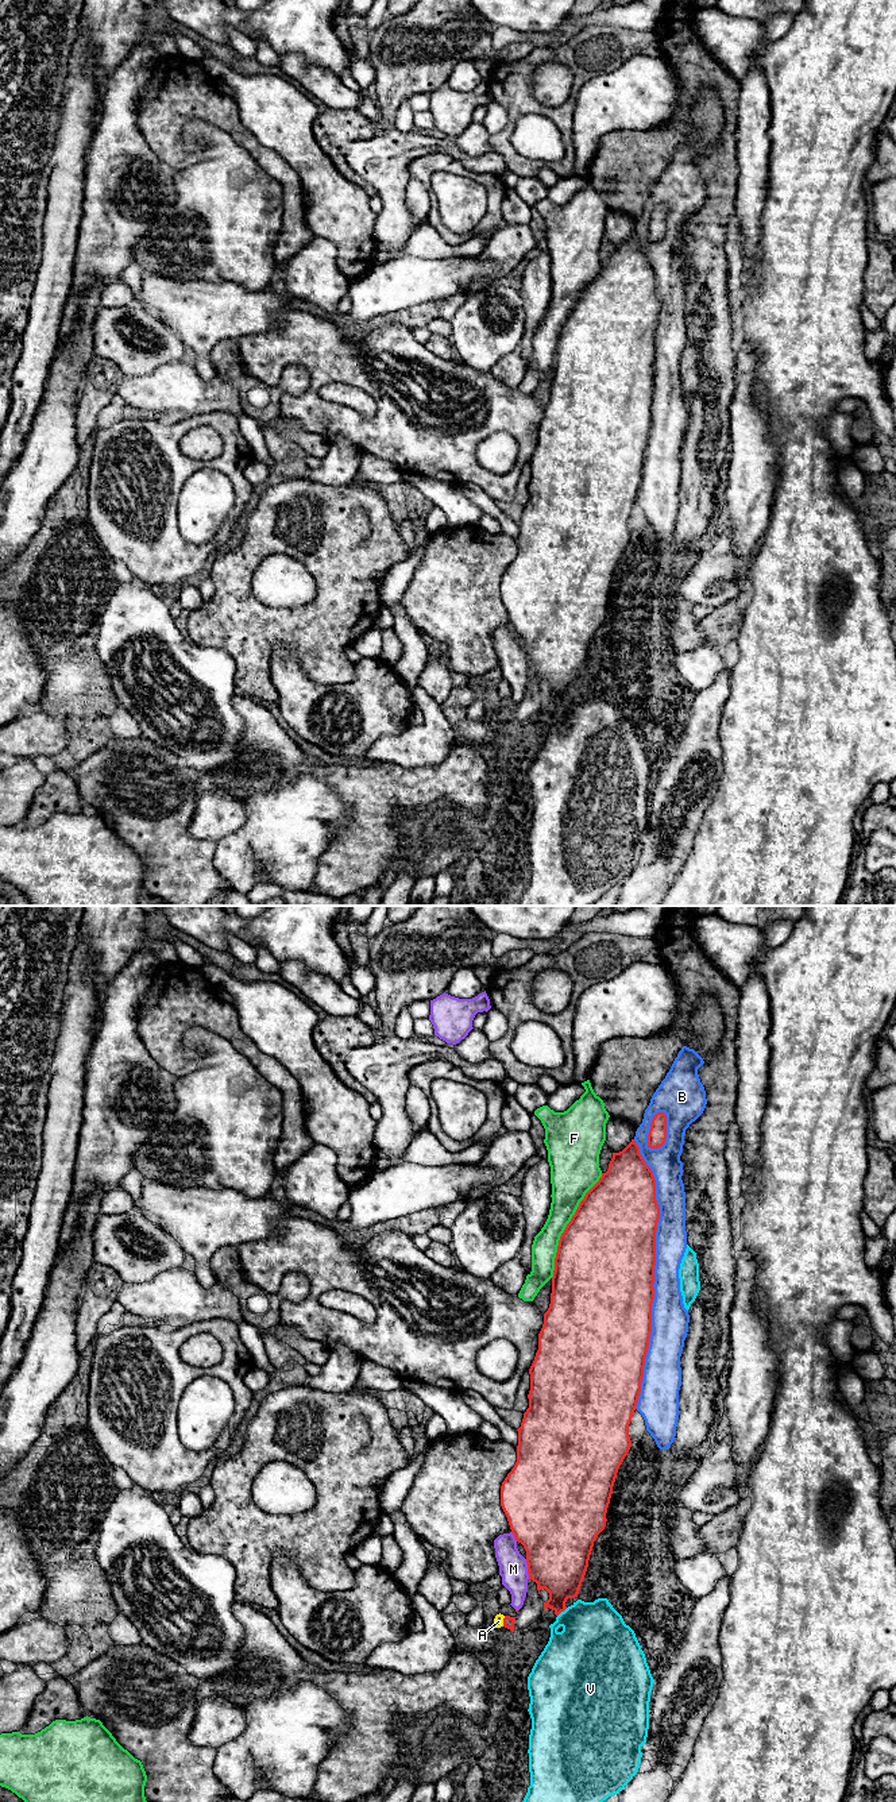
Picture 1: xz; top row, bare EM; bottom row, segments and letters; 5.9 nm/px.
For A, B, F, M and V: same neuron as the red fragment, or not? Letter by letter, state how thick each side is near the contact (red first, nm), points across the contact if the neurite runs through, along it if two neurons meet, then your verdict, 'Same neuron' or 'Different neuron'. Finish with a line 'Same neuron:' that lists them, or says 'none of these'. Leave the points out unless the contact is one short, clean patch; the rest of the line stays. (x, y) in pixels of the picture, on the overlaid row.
A: Thickness 60 nm (red) against 60 nm. Path across: xz (508, 1621), (504, 1621), (498, 1621). Same neuron
B: Thickness 500 nm (red) against 200 nm. Different neuron
F: Thickness 500 nm (red) against 220 nm. Different neuron
M: Thickness 420 nm (red) against 170 nm. Different neuron
V: Thickness 300 nm (red) against 400 nm. Different neuron
Same neuron: A

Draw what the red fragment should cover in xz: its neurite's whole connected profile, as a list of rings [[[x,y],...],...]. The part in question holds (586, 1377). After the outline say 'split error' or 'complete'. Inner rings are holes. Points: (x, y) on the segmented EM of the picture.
[[[632,1139],[622,1151],[613,1153],[607,1172],[586,1193],[559,1240],[551,1304],[529,1369],[529,1408],[517,1429],[517,1462],[501,1486],[501,1506],[526,1551],[529,1579],[537,1583],[538,1594],[541,1589],[549,1593],[544,1610],[549,1608],[556,1616],[567,1609],[568,1598],[579,1594],[594,1541],[606,1527],[618,1469],[632,1447],[629,1424],[637,1409],[652,1332],[659,1220],[656,1180]]]; complete

